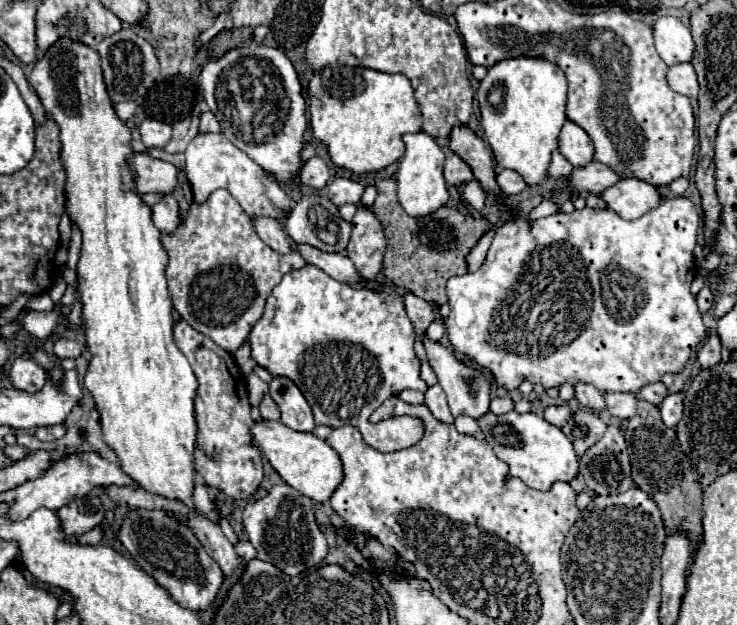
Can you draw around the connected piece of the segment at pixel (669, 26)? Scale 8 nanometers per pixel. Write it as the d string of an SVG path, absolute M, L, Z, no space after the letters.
M663 16L655 22L653 30L655 30L657 52L667 66L691 62L695 52L695 42L691 38L689 26L685 26L679 18Z

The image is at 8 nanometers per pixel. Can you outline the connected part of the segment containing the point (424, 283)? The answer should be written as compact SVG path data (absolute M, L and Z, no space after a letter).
M379 180L375 182L375 186L379 194L373 202L373 212L381 220L387 236L387 252L383 262L385 278L397 288L411 290L415 296L431 302L433 306L445 304L447 280L451 276L467 272L467 254L493 224L479 214L463 214L461 210L451 206L443 206L433 214L413 218L399 206L395 194L395 180Z

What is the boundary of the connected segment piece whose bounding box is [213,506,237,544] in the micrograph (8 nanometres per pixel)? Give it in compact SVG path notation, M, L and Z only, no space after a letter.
M213 506L213 510L215 510L215 514L217 514L217 518L219 518L219 526L221 526L221 530L223 530L223 534L227 536L227 540L229 540L229 542L233 542L233 544L235 544L235 542L237 542L237 536L235 536L235 532L233 532L233 528L231 528L231 524L229 524L229 520L227 520L227 518L225 518L225 516L223 516L223 514L221 514L221 512L219 512L219 510L215 508L215 506Z

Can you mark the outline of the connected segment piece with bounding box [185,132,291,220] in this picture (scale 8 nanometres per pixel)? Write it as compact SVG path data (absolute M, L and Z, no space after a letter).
M197 134L187 150L187 180L191 182L193 196L197 204L203 204L211 192L217 188L225 188L245 210L245 214L253 220L257 216L269 216L275 220L283 220L291 212L291 198L285 194L285 190L265 174L261 166L257 166L245 152L241 152L237 146L229 144L225 136L219 134Z

